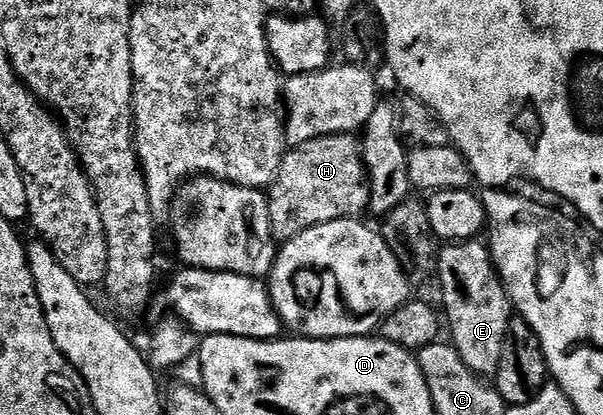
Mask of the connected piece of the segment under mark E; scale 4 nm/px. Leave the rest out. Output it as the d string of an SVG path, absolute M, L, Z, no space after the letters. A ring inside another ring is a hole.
M472 241L469 243L448 243L439 252L439 270L437 284L443 290L443 307L445 323L449 328L450 342L461 353L461 361L469 365L474 375L493 377L501 365L501 353L507 344L507 330L513 318L513 304L507 296L507 288L491 258L491 248L486 242Z

